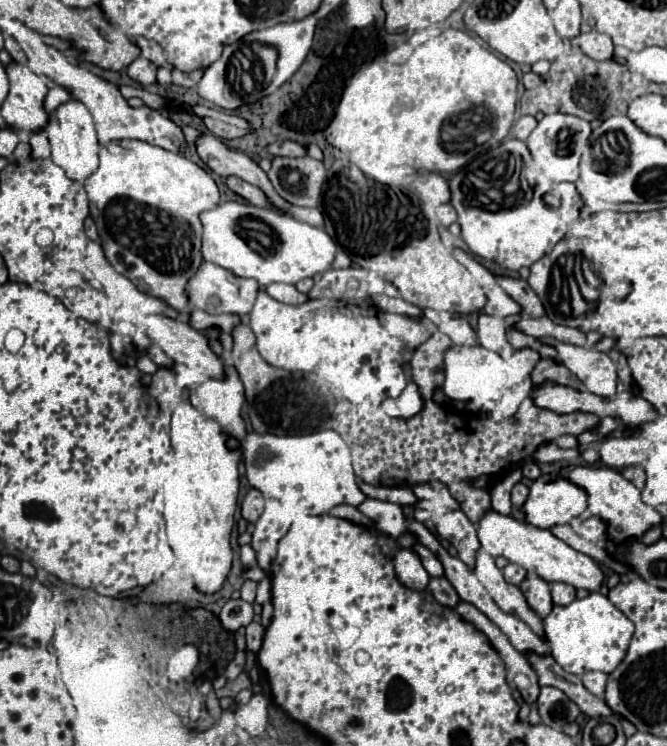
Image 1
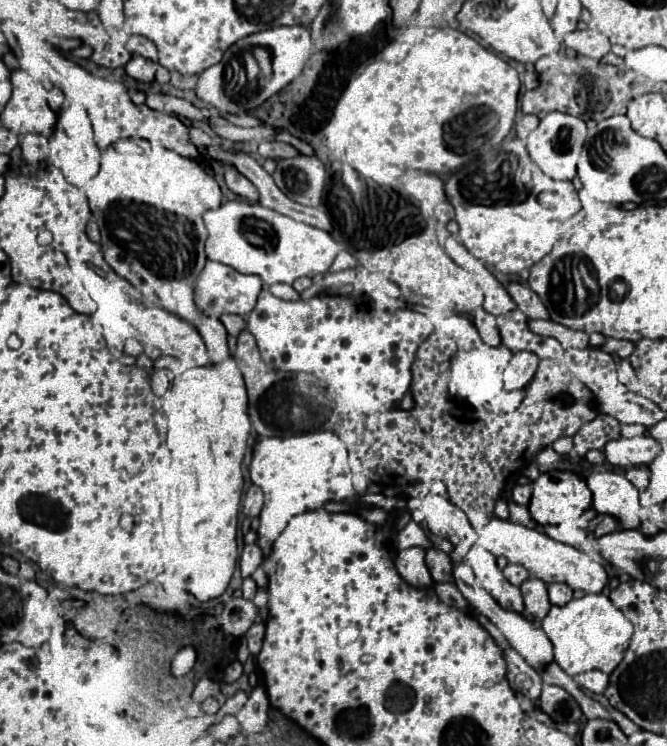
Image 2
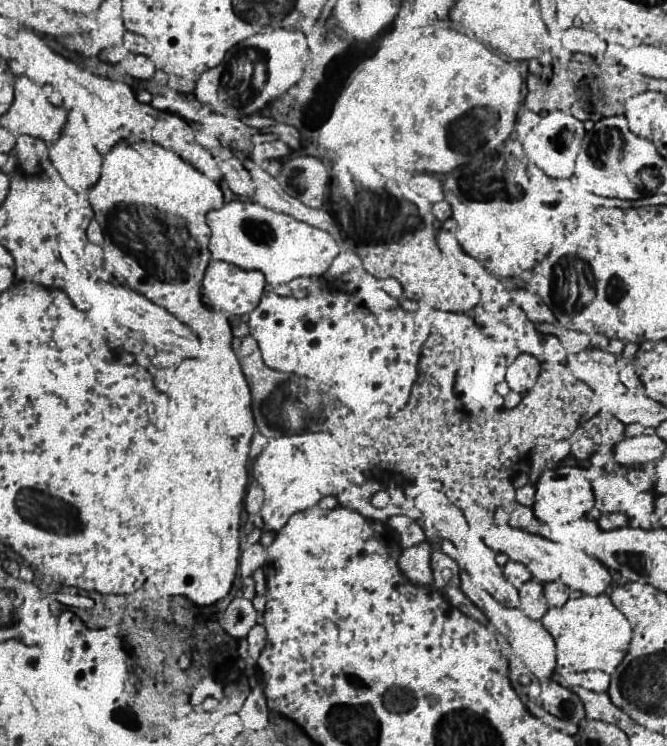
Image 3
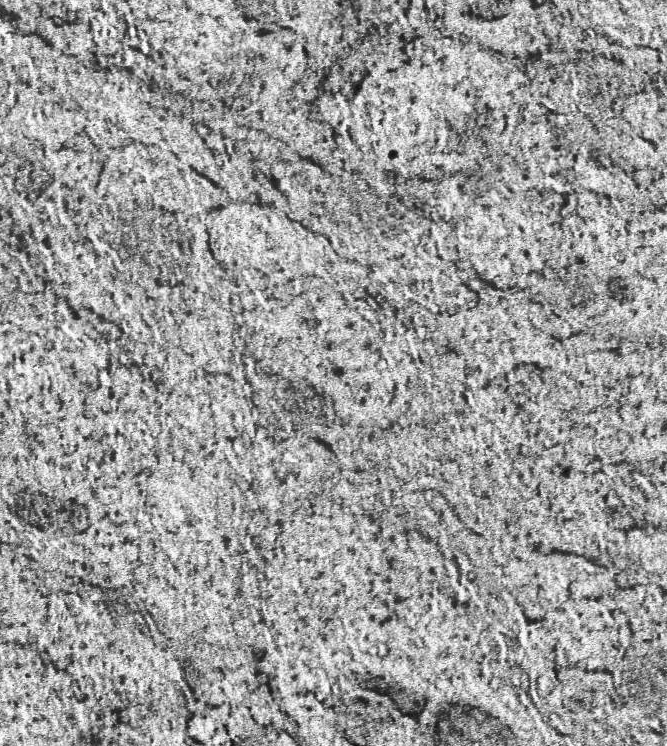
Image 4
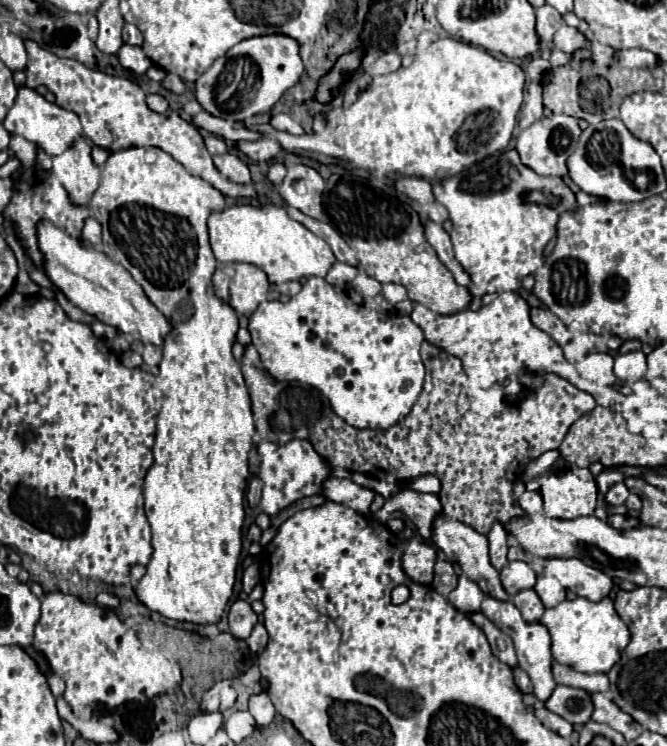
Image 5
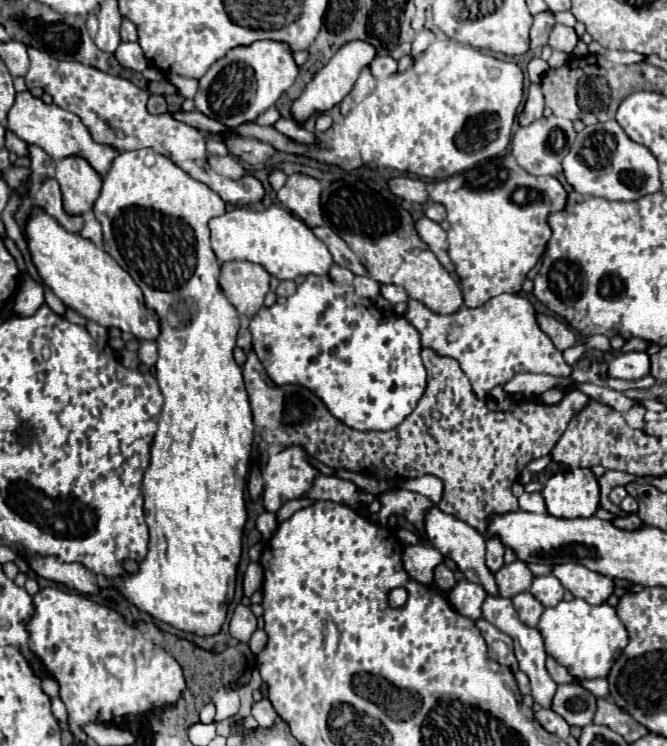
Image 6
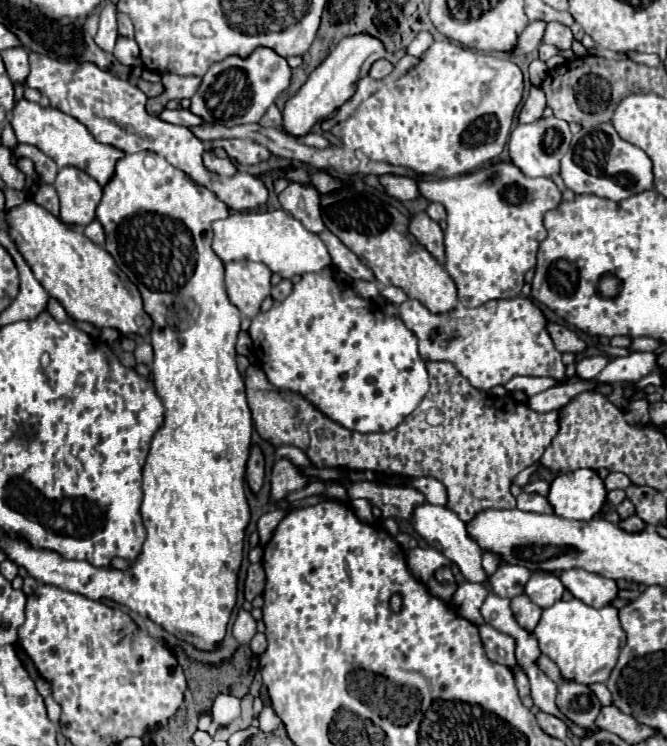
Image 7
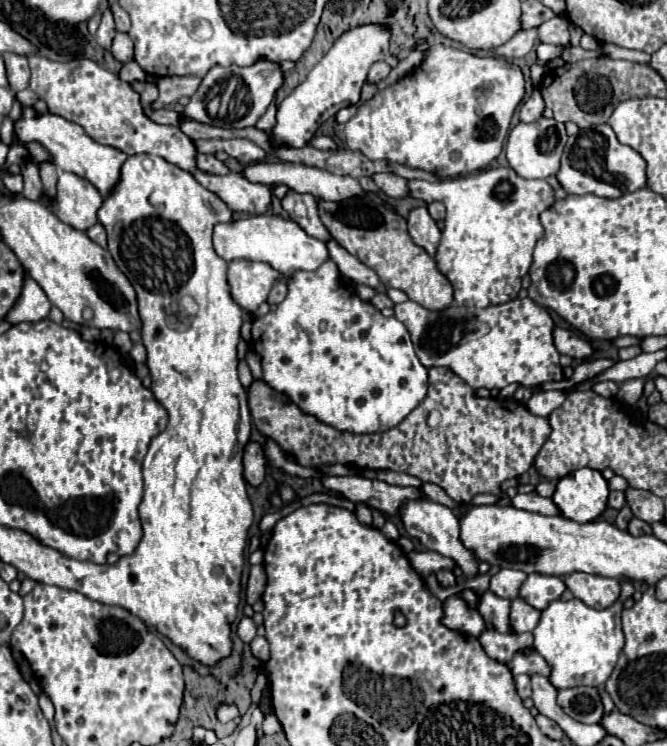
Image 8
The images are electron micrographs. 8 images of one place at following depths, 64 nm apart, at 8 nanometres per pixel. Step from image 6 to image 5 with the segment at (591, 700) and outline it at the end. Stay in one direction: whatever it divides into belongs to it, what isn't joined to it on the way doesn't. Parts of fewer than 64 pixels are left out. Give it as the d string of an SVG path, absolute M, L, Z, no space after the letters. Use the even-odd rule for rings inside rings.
M558 686L544 702L544 706L570 724L586 724L592 714L592 700L588 696L590 694L584 690L572 686Z

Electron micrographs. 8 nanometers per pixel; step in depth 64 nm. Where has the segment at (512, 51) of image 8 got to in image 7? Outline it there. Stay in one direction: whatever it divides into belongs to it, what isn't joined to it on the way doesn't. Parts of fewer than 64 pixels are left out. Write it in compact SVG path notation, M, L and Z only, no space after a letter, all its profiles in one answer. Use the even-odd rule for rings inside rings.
M544 20L530 22L530 26L520 34L520 40L516 44L516 52L512 52L512 54L528 54L532 50L538 50L538 46L542 44L544 32L546 32L546 22Z

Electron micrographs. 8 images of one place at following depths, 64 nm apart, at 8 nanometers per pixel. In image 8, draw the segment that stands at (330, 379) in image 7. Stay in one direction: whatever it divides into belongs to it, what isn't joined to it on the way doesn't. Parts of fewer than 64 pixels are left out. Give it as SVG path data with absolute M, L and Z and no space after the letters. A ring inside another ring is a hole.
M332 260L314 272L296 272L288 280L288 296L266 316L252 322L252 348L262 358L264 382L276 392L284 392L304 412L312 412L320 422L354 434L386 432L398 426L426 396L428 370L420 364L410 332L394 316L386 318L370 302L358 300L340 282L340 272Z

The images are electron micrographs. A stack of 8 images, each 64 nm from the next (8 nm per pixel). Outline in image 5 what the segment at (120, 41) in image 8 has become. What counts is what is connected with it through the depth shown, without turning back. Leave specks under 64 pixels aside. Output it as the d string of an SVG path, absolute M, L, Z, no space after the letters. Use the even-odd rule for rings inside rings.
M124 44L118 52L118 58L120 58L120 64L136 74L146 74L148 68L152 66L152 60L144 54L142 48L136 48L136 46L128 46Z

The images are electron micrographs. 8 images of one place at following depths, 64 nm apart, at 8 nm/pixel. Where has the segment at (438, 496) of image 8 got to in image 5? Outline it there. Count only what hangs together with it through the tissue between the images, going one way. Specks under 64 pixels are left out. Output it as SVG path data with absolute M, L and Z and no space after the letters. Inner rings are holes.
M424 474L416 480L412 480L408 486L412 490L418 490L418 492L438 492L440 490L440 480L434 474Z

